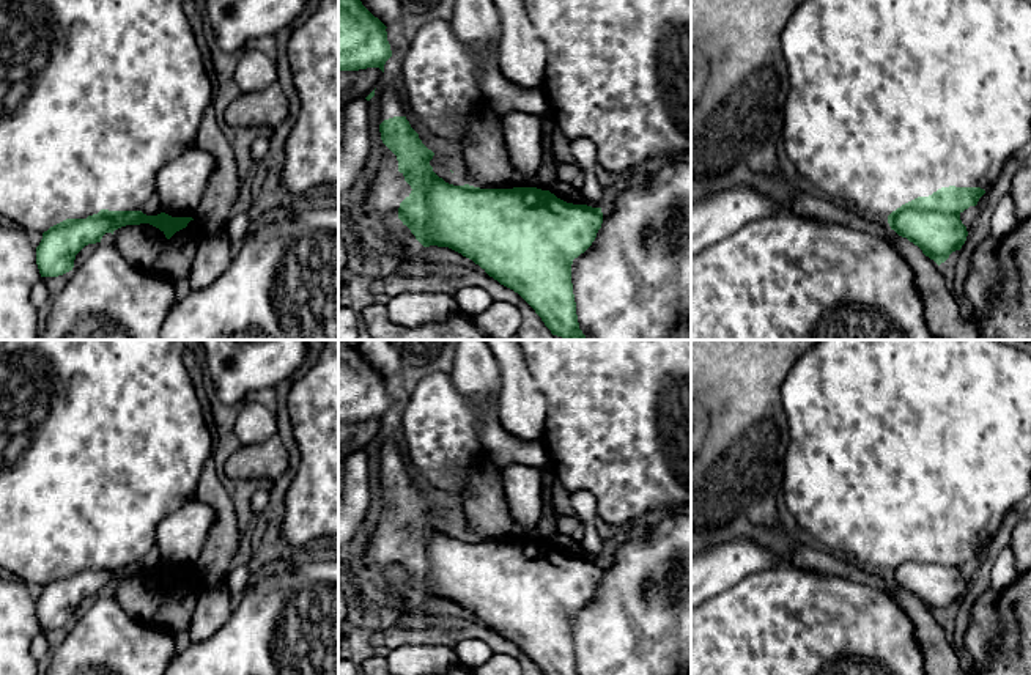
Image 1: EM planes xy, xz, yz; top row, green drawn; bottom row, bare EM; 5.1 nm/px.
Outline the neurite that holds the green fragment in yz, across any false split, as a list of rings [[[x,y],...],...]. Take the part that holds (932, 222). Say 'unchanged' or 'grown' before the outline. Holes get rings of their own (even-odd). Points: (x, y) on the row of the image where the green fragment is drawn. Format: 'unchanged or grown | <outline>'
unchanged | [[[941,187],[892,211],[888,223],[940,266],[965,244],[968,231],[960,214],[976,206],[984,194],[981,187]]]

